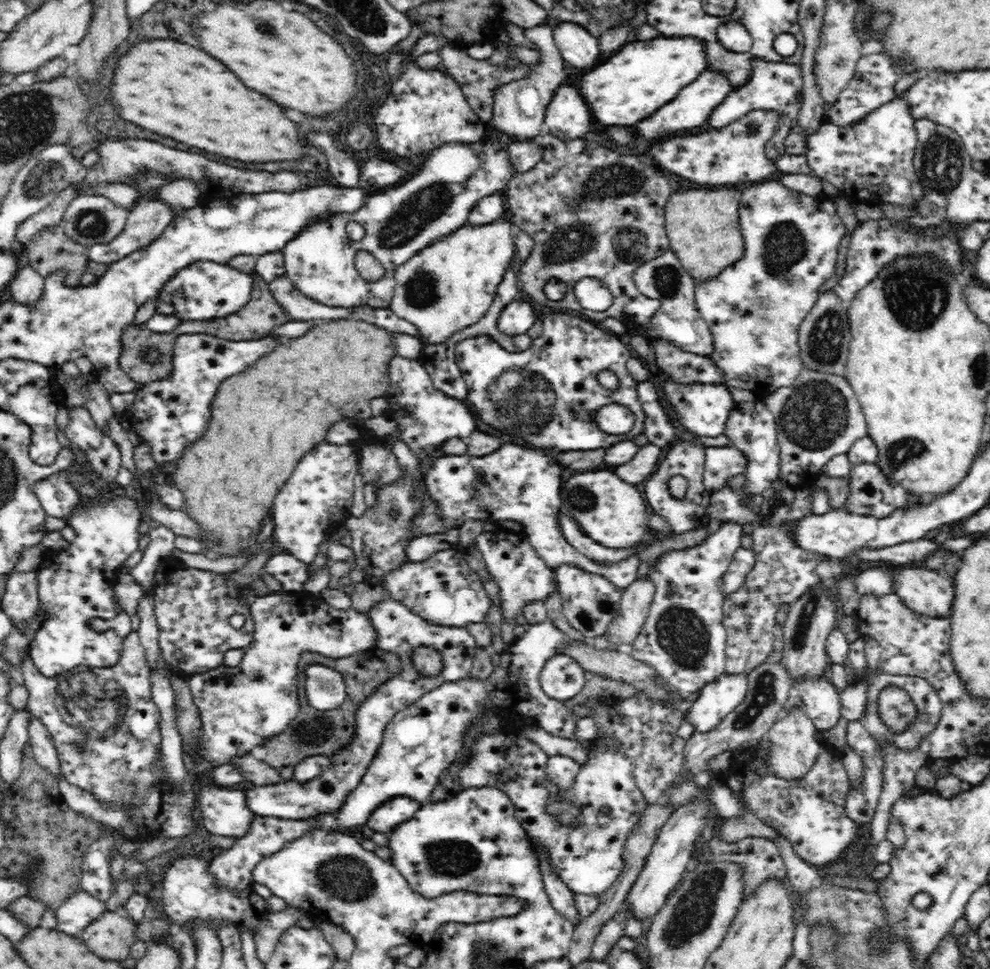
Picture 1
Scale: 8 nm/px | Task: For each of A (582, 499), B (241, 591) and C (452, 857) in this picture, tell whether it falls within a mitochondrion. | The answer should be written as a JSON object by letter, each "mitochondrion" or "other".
{"A":"mitochondrion","B":"other","C":"mitochondrion"}

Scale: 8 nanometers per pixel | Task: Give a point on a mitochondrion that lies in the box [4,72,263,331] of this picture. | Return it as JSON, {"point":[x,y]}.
{"point":[45,173]}

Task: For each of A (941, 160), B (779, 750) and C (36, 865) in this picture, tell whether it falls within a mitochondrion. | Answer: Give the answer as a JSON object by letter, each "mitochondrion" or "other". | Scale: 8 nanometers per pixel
{"A":"mitochondrion","B":"other","C":"mitochondrion"}

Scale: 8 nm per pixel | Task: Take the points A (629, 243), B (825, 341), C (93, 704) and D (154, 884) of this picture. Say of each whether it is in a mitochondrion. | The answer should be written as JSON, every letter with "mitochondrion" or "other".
{"A":"mitochondrion","B":"mitochondrion","C":"mitochondrion","D":"other"}

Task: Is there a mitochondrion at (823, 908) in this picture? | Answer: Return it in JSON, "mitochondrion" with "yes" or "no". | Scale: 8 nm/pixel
{"mitochondrion":"yes"}

